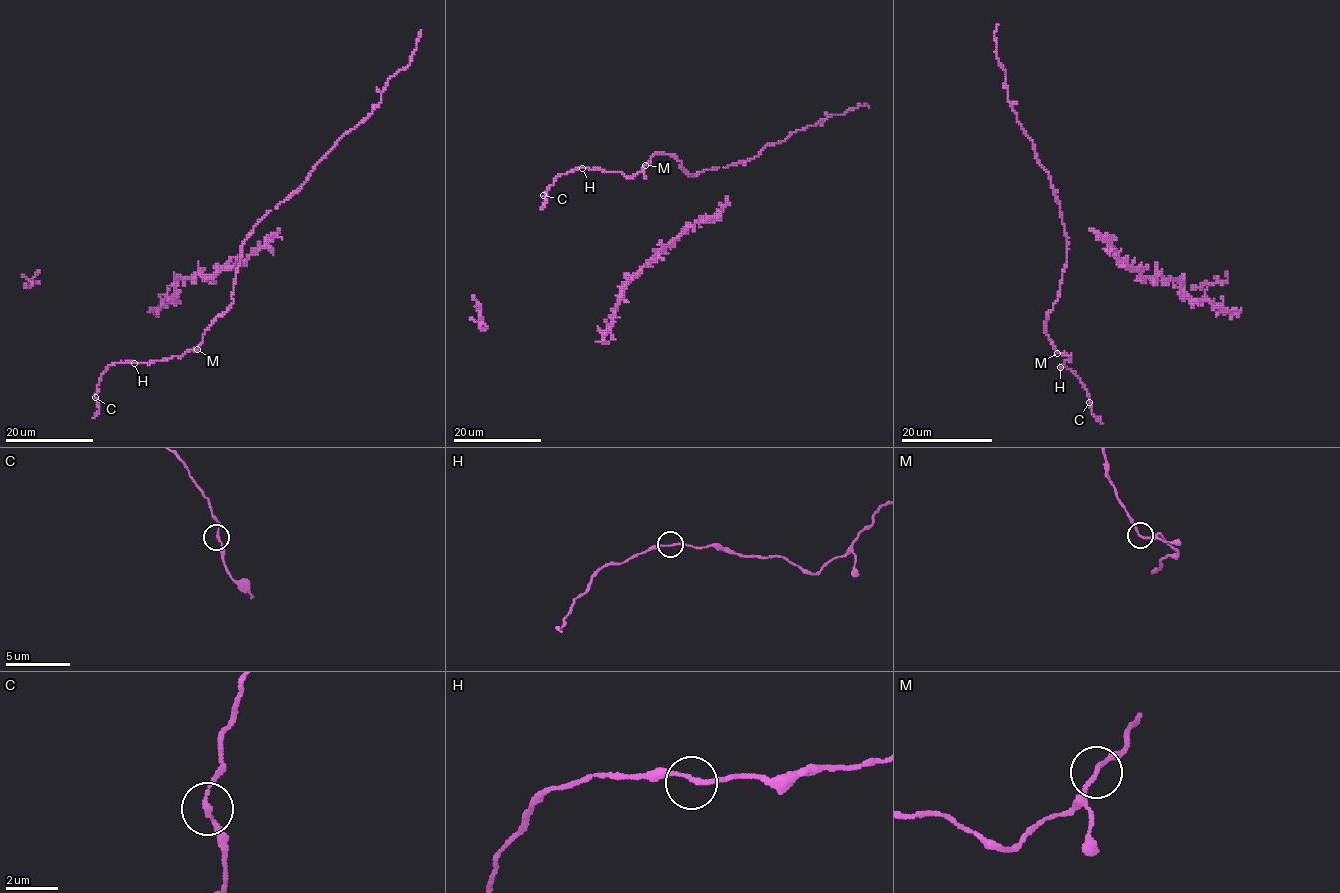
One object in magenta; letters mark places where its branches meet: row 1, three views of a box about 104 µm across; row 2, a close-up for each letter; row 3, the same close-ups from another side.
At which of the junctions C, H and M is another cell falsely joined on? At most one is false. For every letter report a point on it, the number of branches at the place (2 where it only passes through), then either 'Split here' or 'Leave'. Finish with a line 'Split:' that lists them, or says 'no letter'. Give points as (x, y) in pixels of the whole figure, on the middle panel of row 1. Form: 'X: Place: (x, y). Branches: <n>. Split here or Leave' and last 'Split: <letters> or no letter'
C: Place: (543, 195). Branches: 2. Leave
H: Place: (582, 168). Branches: 2. Leave
M: Place: (645, 165). Branches: 2. Leave
Split: no letter

